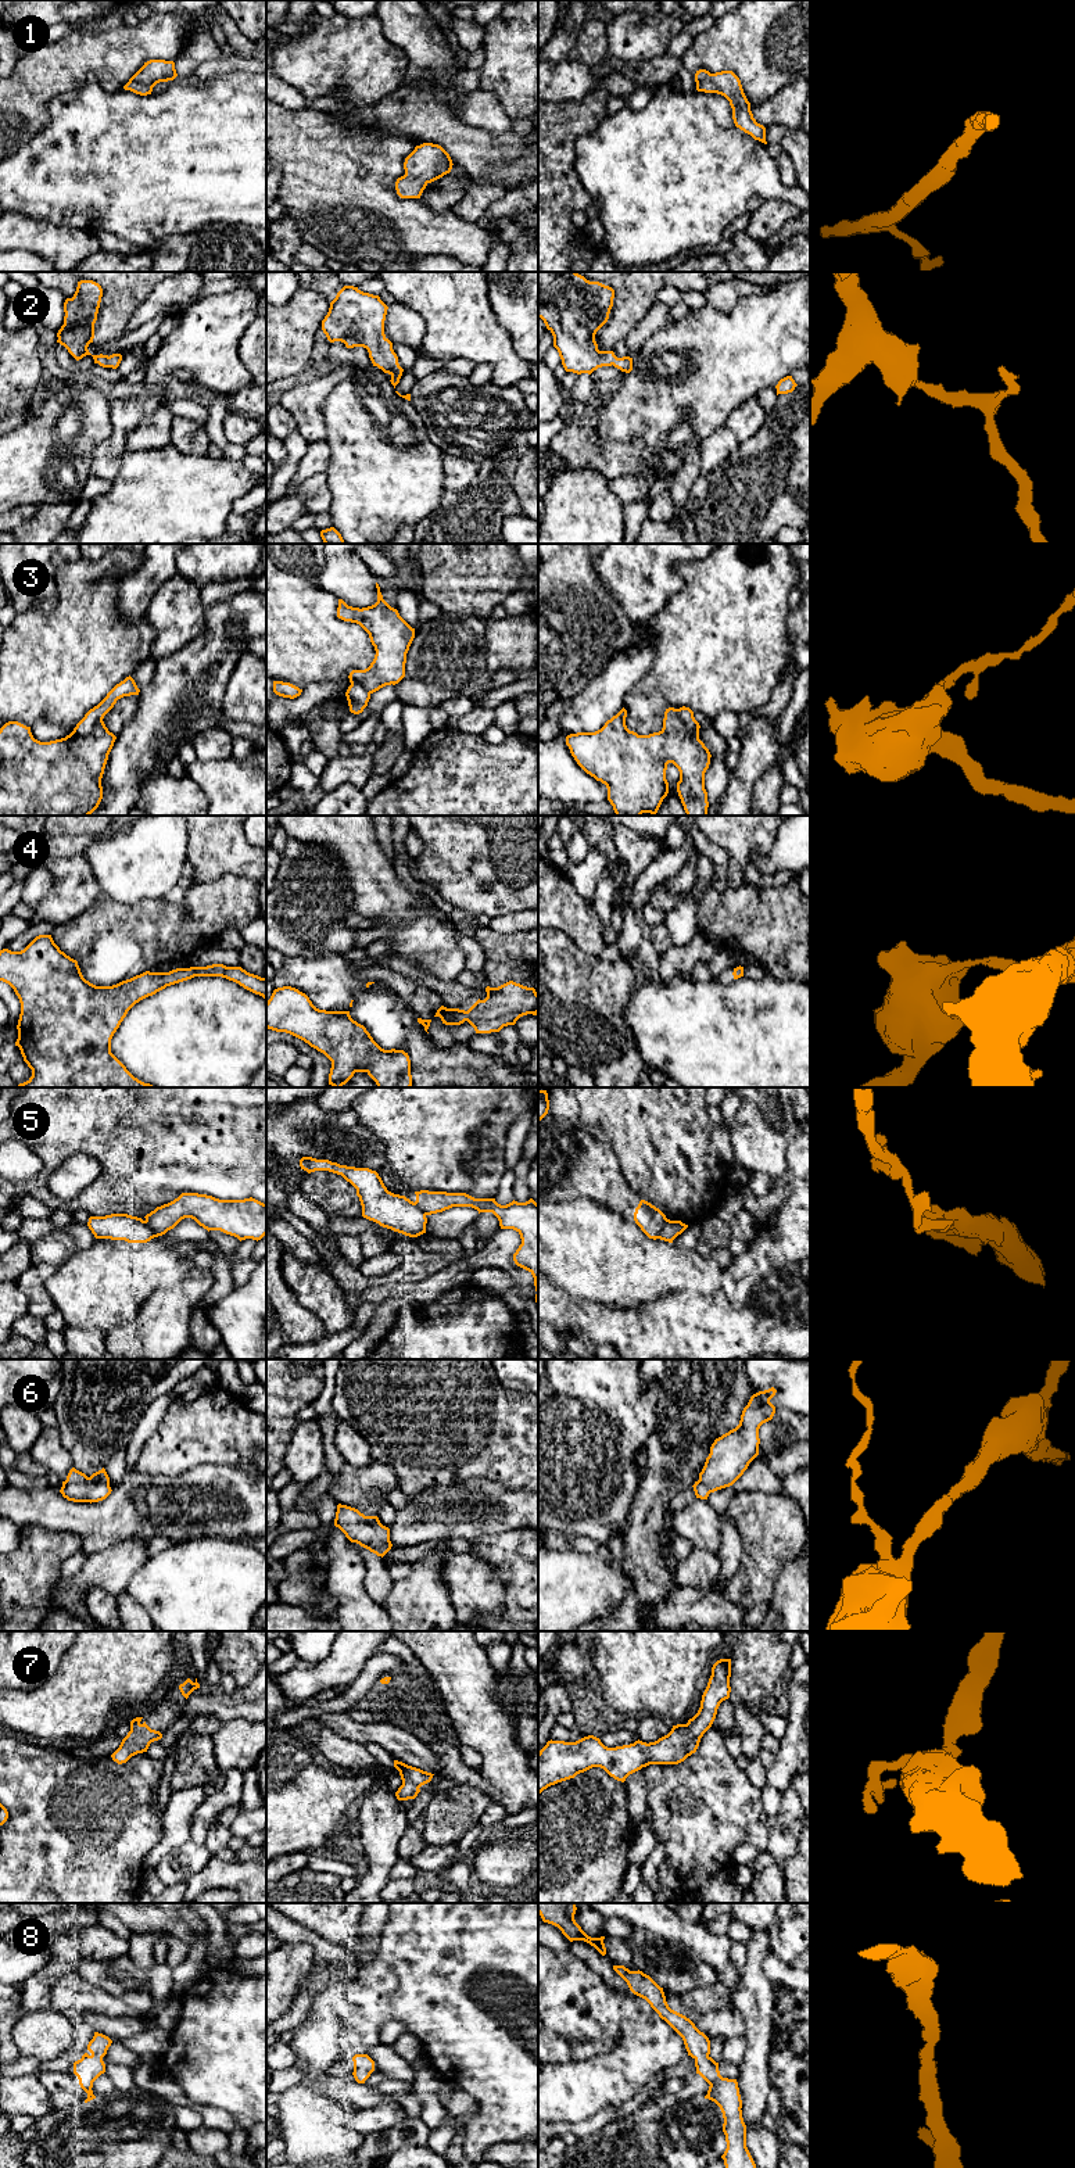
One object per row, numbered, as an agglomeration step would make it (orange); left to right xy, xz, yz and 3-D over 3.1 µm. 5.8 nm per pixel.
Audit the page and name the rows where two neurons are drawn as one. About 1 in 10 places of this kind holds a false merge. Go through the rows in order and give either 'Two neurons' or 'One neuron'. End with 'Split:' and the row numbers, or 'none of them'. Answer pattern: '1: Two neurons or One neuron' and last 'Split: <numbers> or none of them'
1: One neuron
2: One neuron
3: Two neurons
4: One neuron
5: Two neurons
6: One neuron
7: One neuron
8: One neuron
Split: 3, 5

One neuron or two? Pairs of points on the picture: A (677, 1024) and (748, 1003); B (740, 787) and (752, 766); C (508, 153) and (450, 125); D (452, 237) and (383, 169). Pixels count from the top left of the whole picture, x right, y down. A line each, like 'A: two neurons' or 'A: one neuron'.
A: one neuron
B: one neuron
C: one neuron
D: one neuron

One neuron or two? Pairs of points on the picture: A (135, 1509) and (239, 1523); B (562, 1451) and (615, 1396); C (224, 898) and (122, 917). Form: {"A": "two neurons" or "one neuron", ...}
{"A": "one neuron", "B": "one neuron", "C": "one neuron"}

